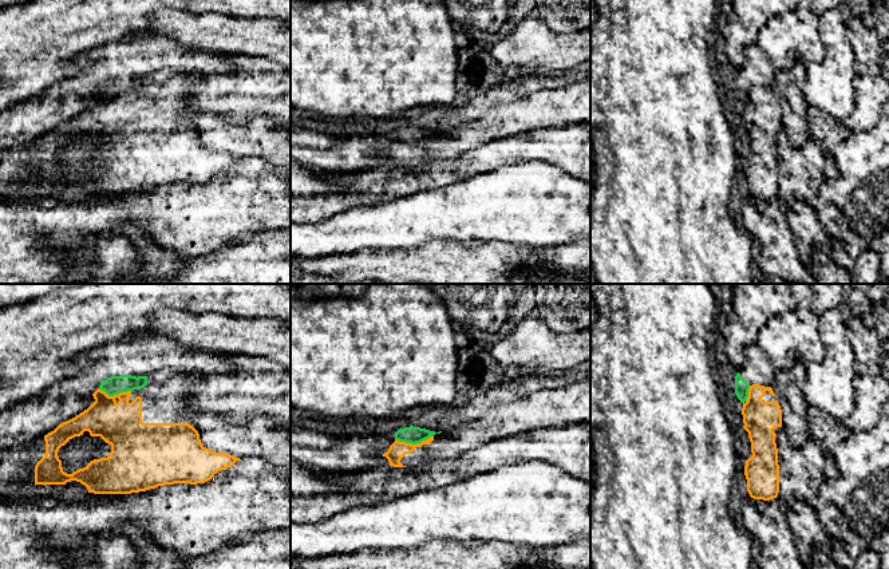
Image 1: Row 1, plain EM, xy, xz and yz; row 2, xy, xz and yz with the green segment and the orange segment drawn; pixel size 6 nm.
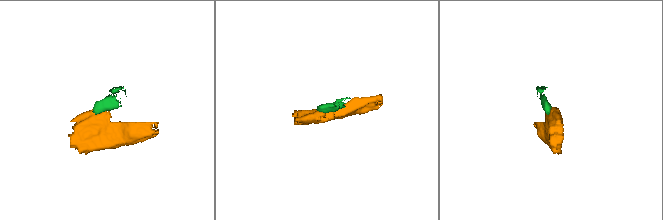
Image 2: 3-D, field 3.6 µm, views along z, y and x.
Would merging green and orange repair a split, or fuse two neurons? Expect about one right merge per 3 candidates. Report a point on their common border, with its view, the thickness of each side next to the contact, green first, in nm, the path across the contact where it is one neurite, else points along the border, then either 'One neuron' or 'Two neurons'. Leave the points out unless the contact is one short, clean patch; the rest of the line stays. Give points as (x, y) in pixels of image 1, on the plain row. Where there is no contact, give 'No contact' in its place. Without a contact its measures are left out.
Touches green at xz (414, 143). Thickness 100 nm (green) against 100 nm. Boundary: xz (433, 135), (415, 143), (395, 139). Two neurons

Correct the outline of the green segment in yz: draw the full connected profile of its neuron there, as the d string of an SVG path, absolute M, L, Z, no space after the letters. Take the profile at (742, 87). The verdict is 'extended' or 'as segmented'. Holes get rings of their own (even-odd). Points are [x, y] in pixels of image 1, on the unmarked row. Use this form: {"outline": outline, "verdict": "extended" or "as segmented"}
{"outline": "M756 44L748 46L743 51L747 63L735 76L735 94L742 103L747 102L752 84L771 87L775 74L770 59Z", "verdict": "extended"}

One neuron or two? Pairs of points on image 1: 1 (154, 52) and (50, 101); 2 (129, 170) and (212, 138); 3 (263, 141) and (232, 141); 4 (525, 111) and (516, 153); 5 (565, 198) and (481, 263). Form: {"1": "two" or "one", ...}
{"1": "one", "2": "two", "3": "one", "4": "two", "5": "two"}

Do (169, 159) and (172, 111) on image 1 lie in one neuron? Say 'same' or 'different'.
same

